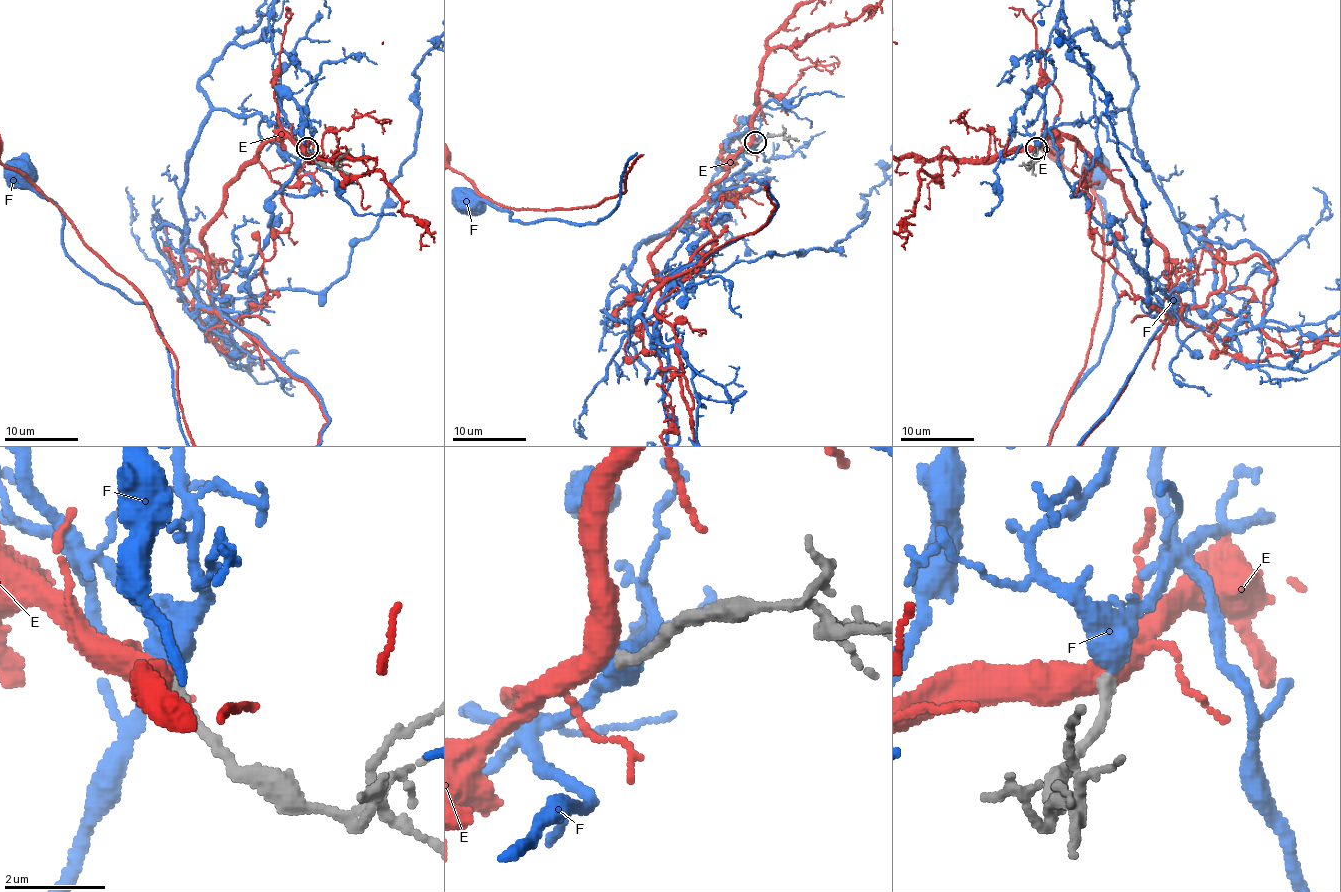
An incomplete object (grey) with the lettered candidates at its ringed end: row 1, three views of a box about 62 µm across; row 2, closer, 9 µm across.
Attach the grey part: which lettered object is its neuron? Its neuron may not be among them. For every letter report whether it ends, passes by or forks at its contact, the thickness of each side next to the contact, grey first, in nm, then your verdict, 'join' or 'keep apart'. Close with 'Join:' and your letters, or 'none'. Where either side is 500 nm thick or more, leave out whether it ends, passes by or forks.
E: it passes by; 240 nm thick on the grey side, 480 nm on the other; keep apart
F: 240 nm thick on the grey side, 600 nm on the other; keep apart
Join: none

